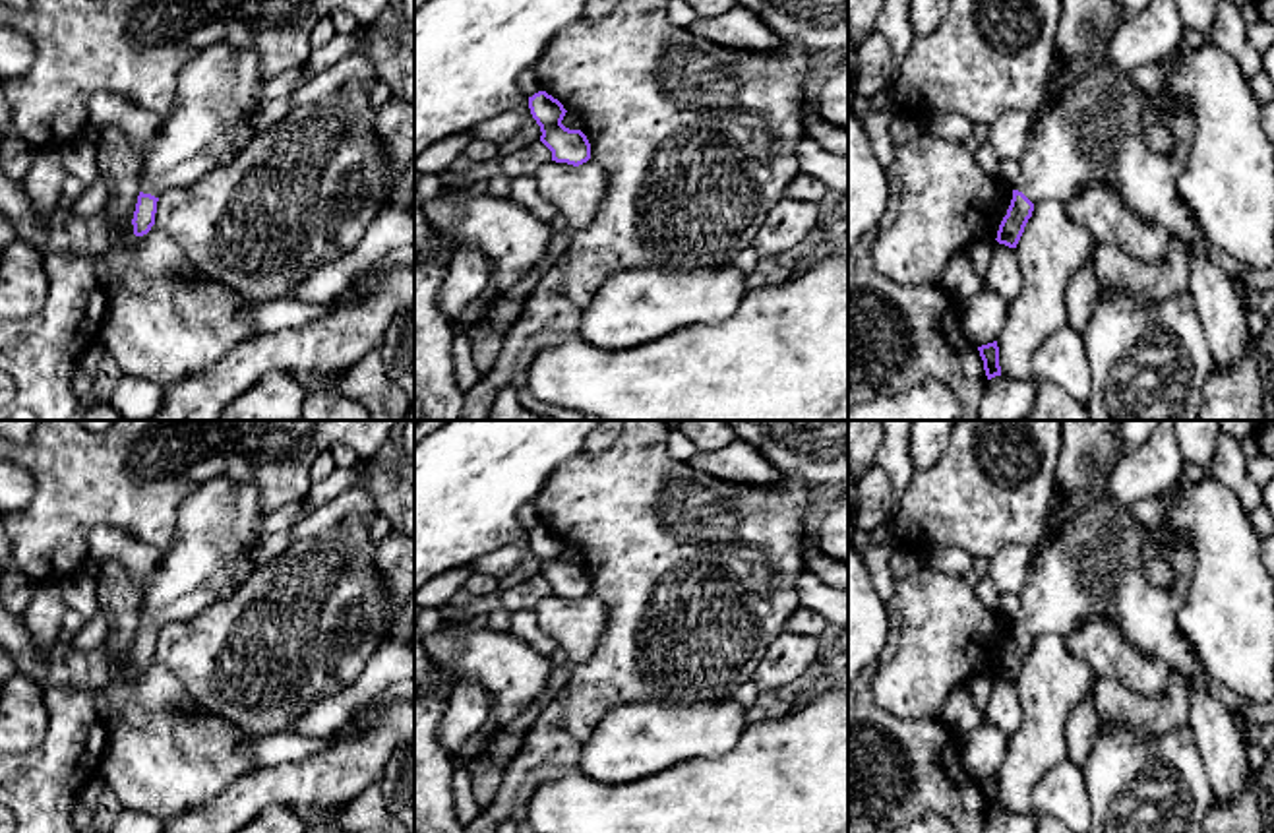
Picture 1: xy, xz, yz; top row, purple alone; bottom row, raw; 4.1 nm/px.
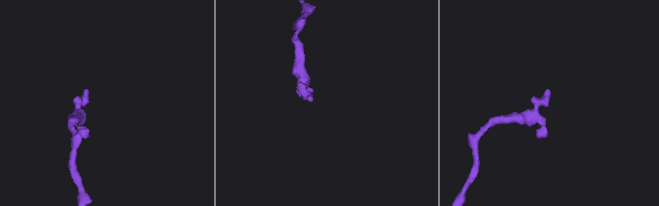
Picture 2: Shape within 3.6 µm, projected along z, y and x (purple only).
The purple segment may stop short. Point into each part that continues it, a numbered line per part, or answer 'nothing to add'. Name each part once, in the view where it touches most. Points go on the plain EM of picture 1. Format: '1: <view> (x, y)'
1: xy (217, 524)

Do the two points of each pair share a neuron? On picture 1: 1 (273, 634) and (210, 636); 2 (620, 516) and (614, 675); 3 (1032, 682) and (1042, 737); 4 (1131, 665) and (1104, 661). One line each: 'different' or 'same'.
1: same
2: same
3: same
4: same

